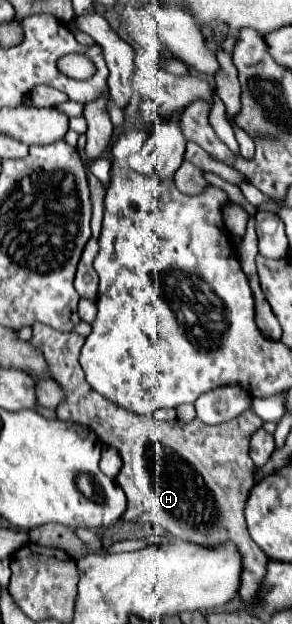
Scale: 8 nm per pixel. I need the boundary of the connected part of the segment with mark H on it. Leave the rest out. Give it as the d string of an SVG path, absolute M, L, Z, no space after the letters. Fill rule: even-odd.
M35 323L31 345L43 351L53 379L67 395L57 409L57 417L93 429L105 445L119 451L123 467L117 475L117 483L127 495L127 511L121 519L131 523L159 523L175 537L201 545L223 543L223 539L235 541L243 555L243 583L239 597L249 605L255 605L269 557L249 537L243 509L253 487L255 471L249 457L249 441L263 421L253 411L245 411L237 419L221 425L205 425L199 419L193 419L191 423L179 419L161 423L147 415L135 415L123 411L123 407L115 407L109 399L103 399L83 379L83 369L79 367L79 347L83 347L83 337L73 331L61 333L43 323Z

